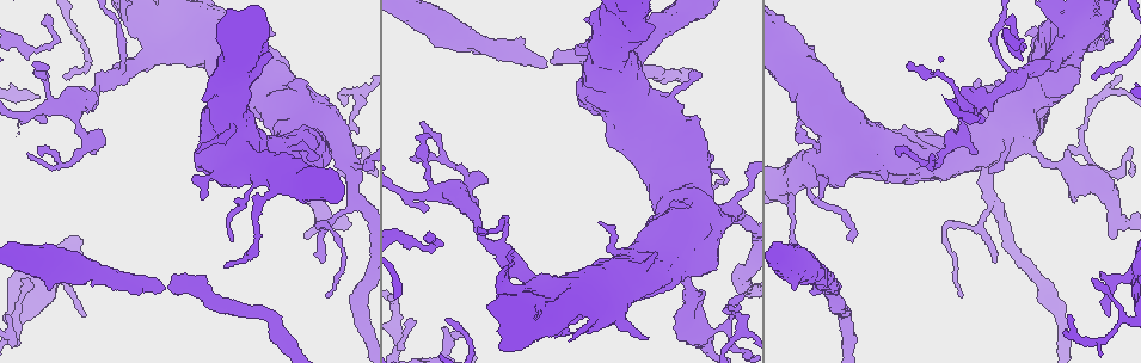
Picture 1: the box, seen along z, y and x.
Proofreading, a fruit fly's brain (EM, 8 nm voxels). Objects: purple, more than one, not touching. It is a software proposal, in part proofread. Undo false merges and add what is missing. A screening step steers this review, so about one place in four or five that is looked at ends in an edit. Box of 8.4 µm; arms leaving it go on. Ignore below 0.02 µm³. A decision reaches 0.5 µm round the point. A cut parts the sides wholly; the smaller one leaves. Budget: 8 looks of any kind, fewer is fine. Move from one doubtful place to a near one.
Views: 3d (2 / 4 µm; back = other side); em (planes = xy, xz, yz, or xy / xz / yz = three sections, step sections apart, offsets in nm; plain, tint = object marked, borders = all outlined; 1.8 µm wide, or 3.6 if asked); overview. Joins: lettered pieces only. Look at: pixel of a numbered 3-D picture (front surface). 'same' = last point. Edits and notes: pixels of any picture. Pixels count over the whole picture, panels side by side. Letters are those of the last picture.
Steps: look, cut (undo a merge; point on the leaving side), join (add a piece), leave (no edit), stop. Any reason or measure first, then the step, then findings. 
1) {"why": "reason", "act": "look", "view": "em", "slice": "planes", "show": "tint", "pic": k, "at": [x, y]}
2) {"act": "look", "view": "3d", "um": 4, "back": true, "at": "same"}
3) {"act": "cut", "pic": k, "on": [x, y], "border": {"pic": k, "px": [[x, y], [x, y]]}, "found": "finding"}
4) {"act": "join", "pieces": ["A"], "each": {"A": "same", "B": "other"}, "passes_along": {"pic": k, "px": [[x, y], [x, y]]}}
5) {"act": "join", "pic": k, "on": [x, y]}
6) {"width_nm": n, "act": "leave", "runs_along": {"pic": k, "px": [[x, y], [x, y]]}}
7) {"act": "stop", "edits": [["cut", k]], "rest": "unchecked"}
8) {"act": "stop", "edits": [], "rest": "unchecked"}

{"why": "sharp bend", "act": "look", "view": "3d", "um": 4, "pic": 1, "at": [791, 189]}

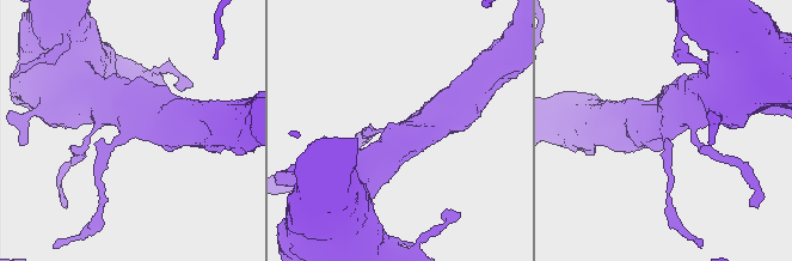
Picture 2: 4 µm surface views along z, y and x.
{"arms": 4, "why": "shape alone is not enough", "act": "look", "view": "em", "um": 3.6, "slice": "xz", "step": 4, "show": "tint", "pic": 2, "at": [396, 129]}

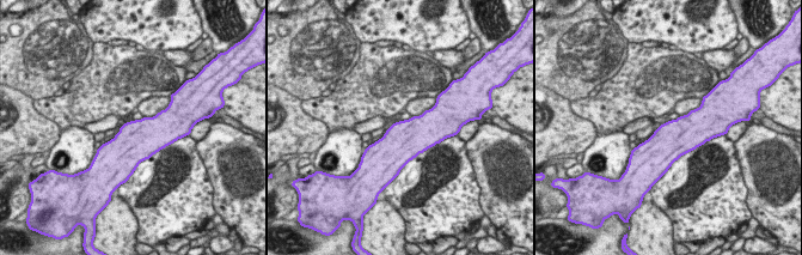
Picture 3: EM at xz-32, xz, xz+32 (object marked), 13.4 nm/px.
{"act": "look", "view": "em", "um": 3.6, "slice": "planes", "show": "borders", "at": "same"}

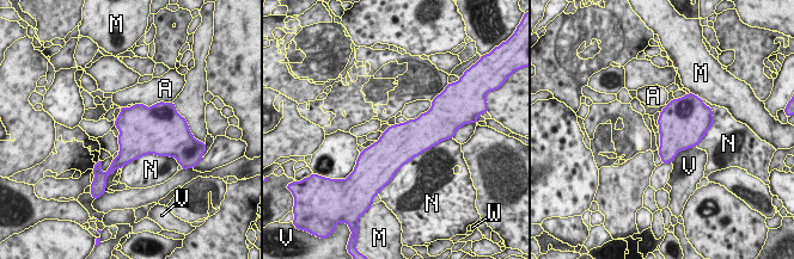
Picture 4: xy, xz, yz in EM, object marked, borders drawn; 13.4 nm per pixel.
{"width_nm": 440, "act": "leave", "each": {"A": "other", "M": "other", "N": "other", "V": "other", "W": "other"}, "border": {"pic": 4, "px": [[159, 102], [150, 106], [133, 105]]}, "found": "one cell here"}

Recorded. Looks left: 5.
{"why": "free end", "act": "look", "view": "em", "slice": "planes", "show": "borders", "pic": 1, "at": [270, 32]}

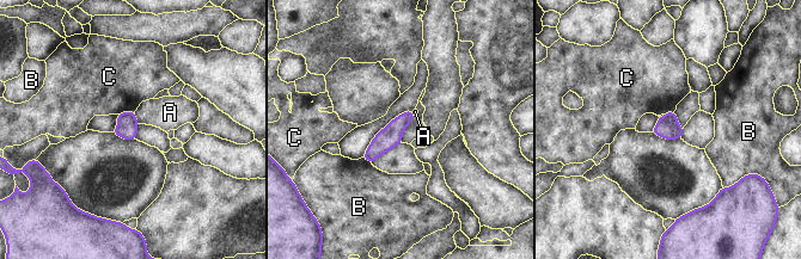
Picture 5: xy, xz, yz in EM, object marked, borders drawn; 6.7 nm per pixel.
{"width_nm": 140, "longest_contact_nm": ["C", 120], "act": "leave", "each": {"A": "other", "B": "other", "C": "other"}, "found": "no lettered piece goes on from it"}

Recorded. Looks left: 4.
{"why": "branch stops here", "act": "look", "view": "em", "slice": "yz", "step": 16, "show": "borders", "pic": 1, "at": [975, 153]}

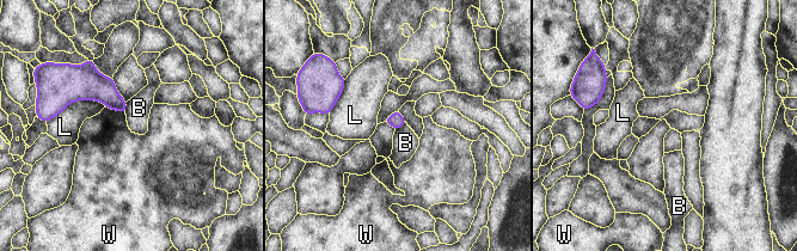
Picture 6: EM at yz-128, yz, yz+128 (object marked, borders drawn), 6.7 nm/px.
{"width_nm": 100, "act": "leave", "each": {"B": "other", "L": "other", "W": "other"}, "border": {"pic": 6, "px": [[127, 102], [126, 112]]}, "found": "none of them fits"}

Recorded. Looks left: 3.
{"act": "stop", "edits": [], "rest": "unchecked"}

